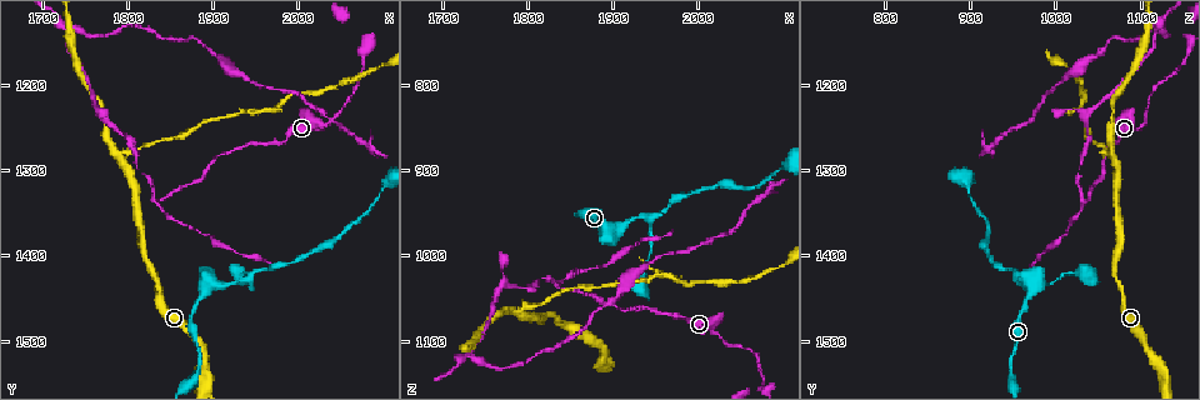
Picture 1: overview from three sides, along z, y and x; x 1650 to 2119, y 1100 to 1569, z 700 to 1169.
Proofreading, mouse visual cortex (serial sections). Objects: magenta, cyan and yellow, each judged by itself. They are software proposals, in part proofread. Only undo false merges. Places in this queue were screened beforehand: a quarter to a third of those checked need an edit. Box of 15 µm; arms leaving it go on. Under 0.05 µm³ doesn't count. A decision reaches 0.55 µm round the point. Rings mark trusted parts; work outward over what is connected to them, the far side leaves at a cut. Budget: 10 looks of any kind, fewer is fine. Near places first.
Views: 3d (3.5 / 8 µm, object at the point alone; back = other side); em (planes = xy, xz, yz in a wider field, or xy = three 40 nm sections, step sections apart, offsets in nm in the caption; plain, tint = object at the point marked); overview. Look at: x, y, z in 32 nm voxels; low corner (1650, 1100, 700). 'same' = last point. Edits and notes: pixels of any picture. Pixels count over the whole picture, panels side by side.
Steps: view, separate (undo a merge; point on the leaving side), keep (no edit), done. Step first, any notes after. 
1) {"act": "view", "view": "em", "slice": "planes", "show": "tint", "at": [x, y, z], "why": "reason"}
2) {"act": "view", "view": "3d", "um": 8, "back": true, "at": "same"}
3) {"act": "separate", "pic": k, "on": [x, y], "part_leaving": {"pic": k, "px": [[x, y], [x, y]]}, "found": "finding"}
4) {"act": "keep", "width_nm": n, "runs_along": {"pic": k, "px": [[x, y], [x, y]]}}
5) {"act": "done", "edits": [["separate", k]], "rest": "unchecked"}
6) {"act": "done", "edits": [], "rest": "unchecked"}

{"act": "view", "view": "3d", "um": 3.5, "at": [1840, 1335, 1035], "why": "three arms meet"}

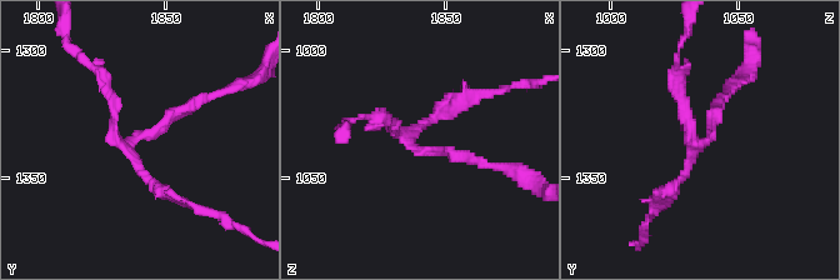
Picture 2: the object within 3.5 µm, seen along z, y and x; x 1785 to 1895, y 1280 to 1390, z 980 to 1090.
{"act": "view", "view": "em", "slice": "planes", "show": "tint", "at": [1837, 1337, 1037], "arms": 3, "arm_widths_nm": [150, 150, 150], "why": "need the tissue"}

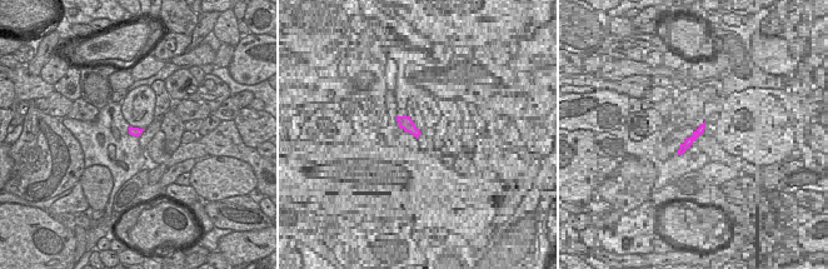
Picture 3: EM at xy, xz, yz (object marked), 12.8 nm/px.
{"act": "keep", "runs_along": {"pic": 2, "px": [[480, 160], [419, 150], [384, 119]]}, "found": "continuous, no second cell"}

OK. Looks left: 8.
{"act": "view", "view": "3d", "um": 3.5, "at": [1790, 1290, 1070], "why": "side arm on a straight run"}

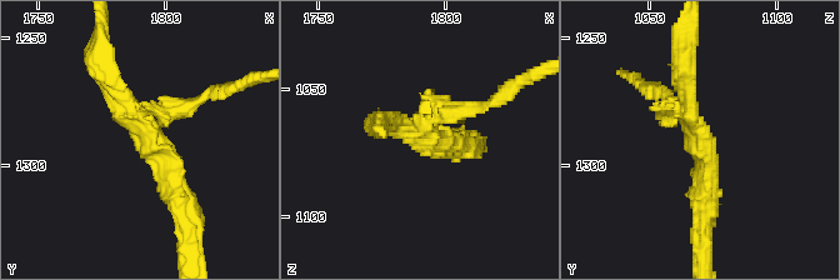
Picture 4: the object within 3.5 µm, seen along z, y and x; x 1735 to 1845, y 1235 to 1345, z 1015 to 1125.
{"act": "view", "view": "em", "slice": "xy", "step": 5, "show": "tint", "at": [1794, 1286, 1068]}

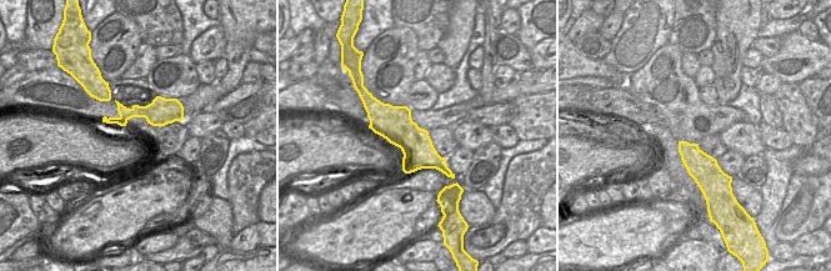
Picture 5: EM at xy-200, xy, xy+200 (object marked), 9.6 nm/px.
{"act": "separate", "pic": 4, "on": [191, 106], "width_nm": 320, "part_leaving": {"pic": 4, "px": [[151, 108], [186, 108], [259, 78]]}, "found": "two cells meet here"}

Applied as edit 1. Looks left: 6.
{"act": "view", "view": "overview"}

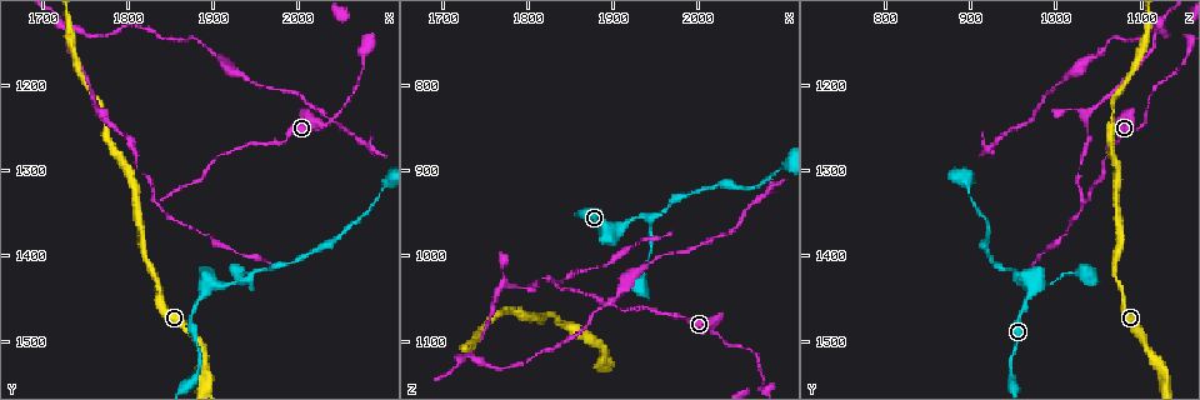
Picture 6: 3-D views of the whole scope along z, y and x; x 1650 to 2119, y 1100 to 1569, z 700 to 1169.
{"act": "view", "view": "3d", "um": 8, "back": true, "at": [1770, 1235, 1035], "why": "abrupt turn"}

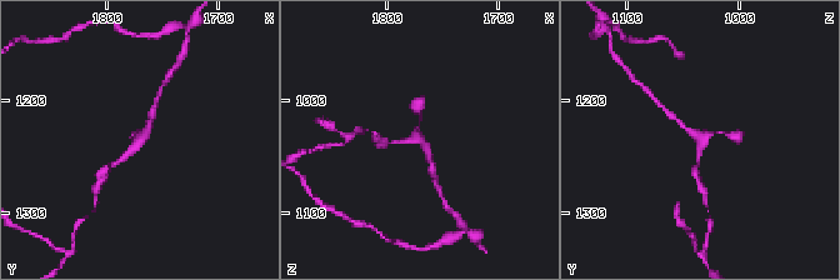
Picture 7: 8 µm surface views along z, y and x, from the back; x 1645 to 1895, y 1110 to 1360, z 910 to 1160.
{"act": "view", "view": "3d", "um": 3.5, "back": true, "at": [1770, 1238, 1034]}

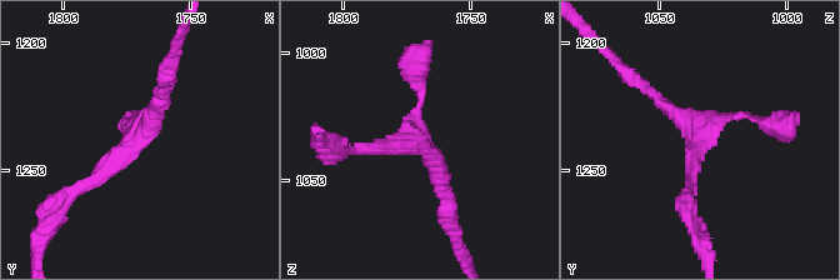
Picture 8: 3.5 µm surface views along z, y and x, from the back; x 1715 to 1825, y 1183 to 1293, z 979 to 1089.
{"act": "view", "view": "em", "slice": "xy", "step": 3, "show": "tint", "at": [1771, 1237, 1036], "why": "need the tissue"}

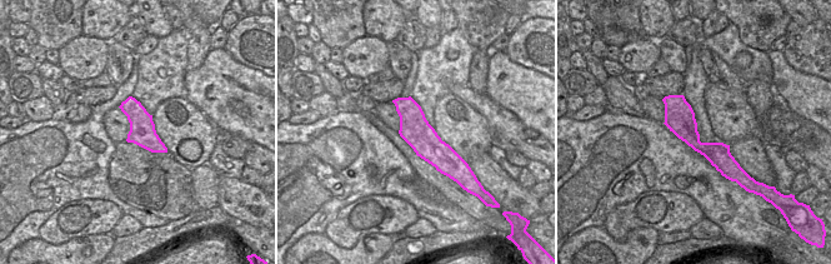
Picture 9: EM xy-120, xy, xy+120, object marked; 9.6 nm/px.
{"act": "keep", "found": "all the same cell"}

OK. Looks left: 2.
{"act": "done", "edits": [["separate", 4]], "rest": "unchecked"}

